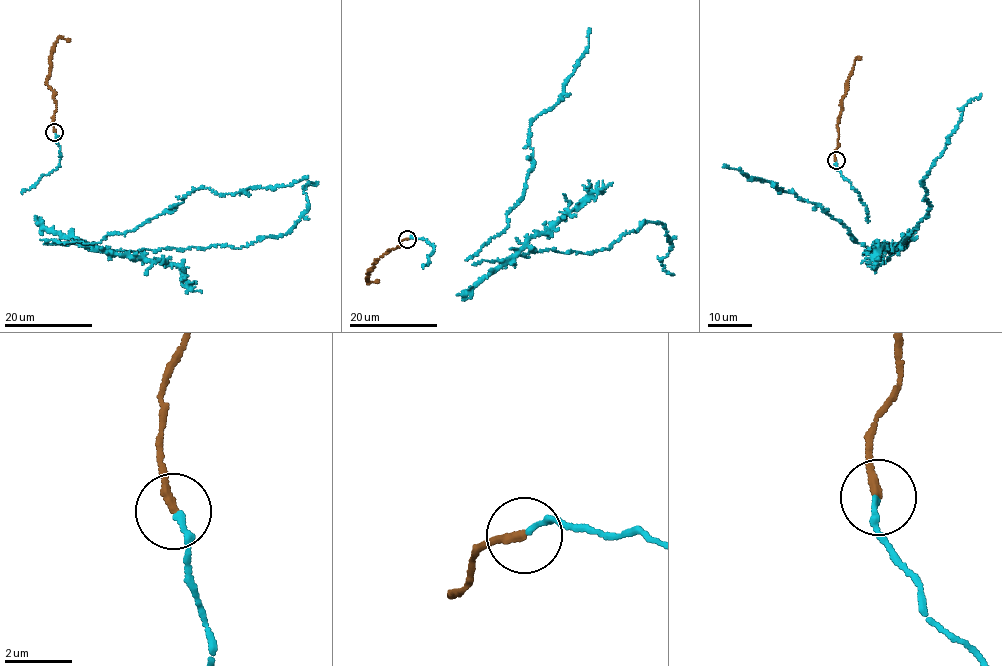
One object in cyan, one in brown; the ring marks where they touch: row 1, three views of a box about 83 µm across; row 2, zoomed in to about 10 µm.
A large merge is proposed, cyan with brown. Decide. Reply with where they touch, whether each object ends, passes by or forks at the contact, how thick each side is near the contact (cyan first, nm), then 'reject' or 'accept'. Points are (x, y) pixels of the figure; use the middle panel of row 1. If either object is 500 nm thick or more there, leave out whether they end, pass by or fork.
place (407, 239); cyan ends; brown ends; calibres 180 and 240 nm; accept

